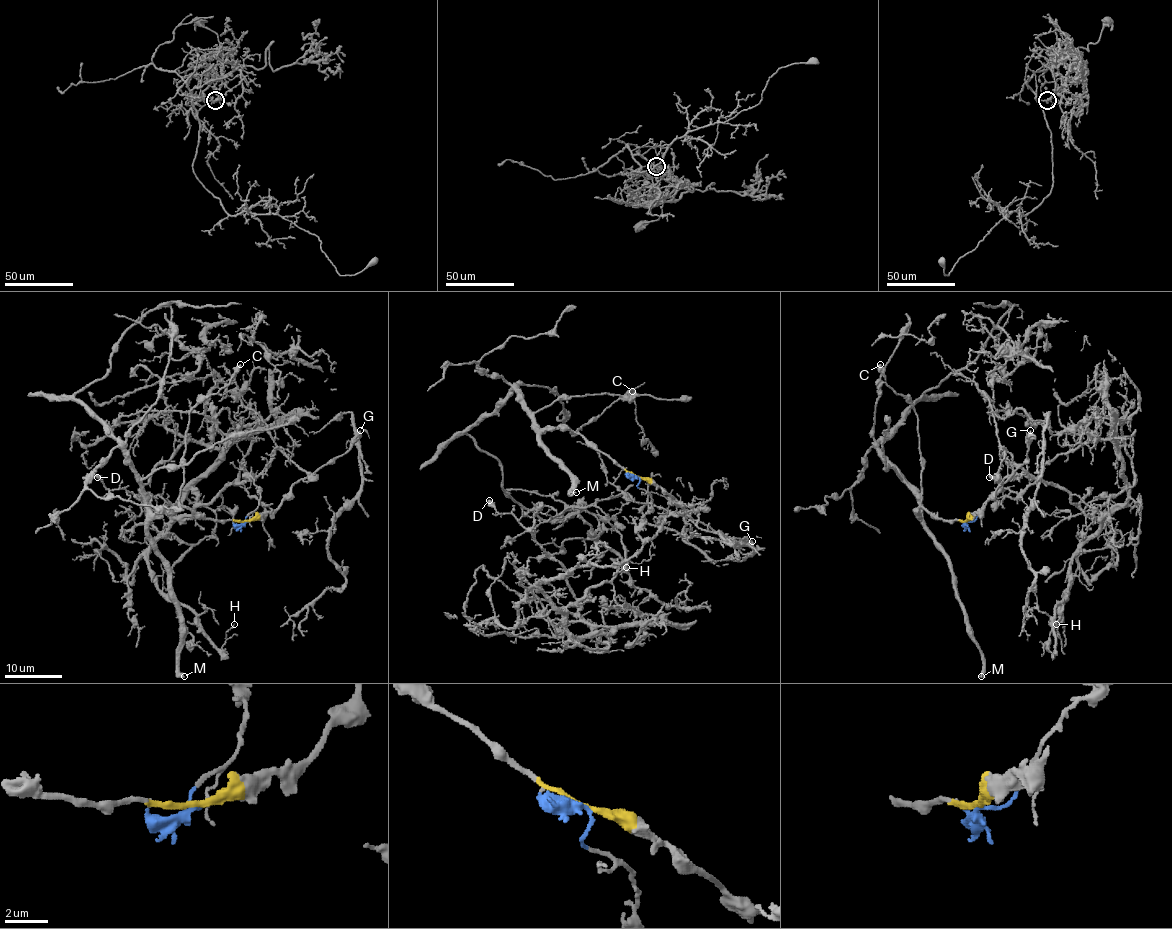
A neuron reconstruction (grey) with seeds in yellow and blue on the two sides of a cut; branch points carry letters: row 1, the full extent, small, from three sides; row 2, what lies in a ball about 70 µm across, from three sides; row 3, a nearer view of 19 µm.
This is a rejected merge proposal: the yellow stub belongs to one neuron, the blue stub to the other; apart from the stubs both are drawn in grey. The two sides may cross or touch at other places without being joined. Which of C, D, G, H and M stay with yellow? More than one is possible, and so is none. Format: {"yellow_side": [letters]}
{"yellow_side": ["C", "G", "M"]}

